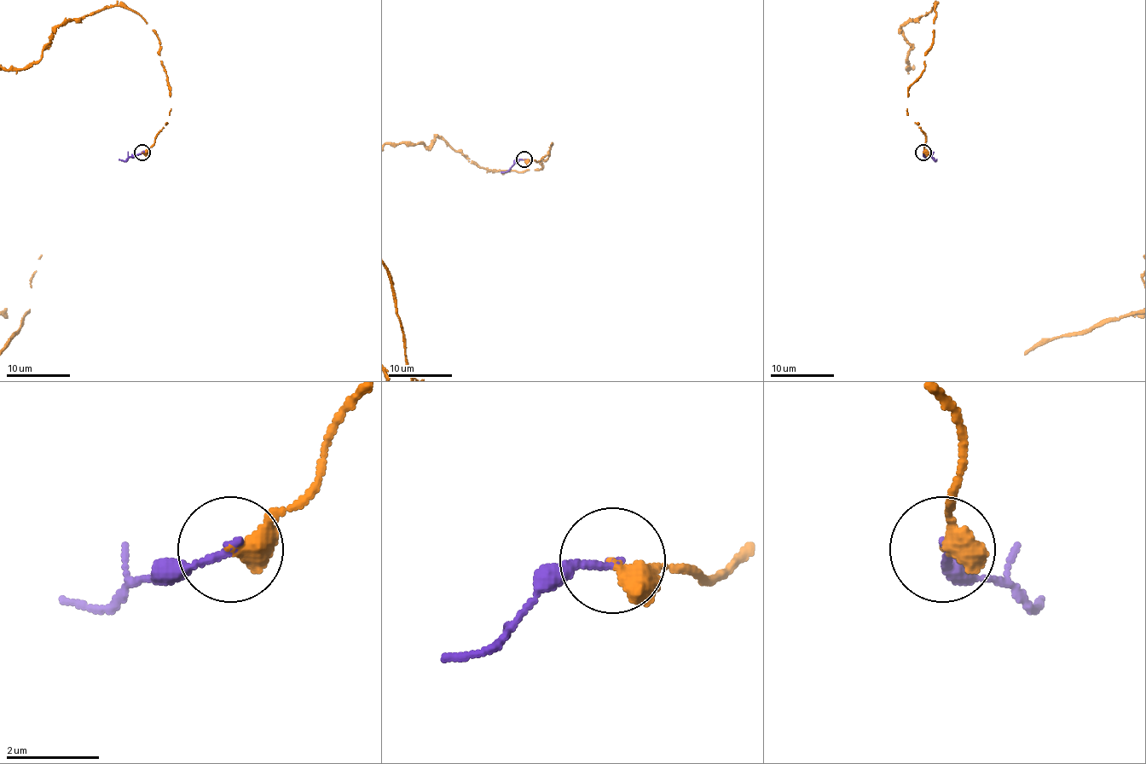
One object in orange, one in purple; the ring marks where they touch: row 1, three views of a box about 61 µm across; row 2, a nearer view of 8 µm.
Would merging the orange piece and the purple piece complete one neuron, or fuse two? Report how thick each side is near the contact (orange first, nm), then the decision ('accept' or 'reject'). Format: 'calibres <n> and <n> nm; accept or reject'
calibres 440 and 140 nm; accept

